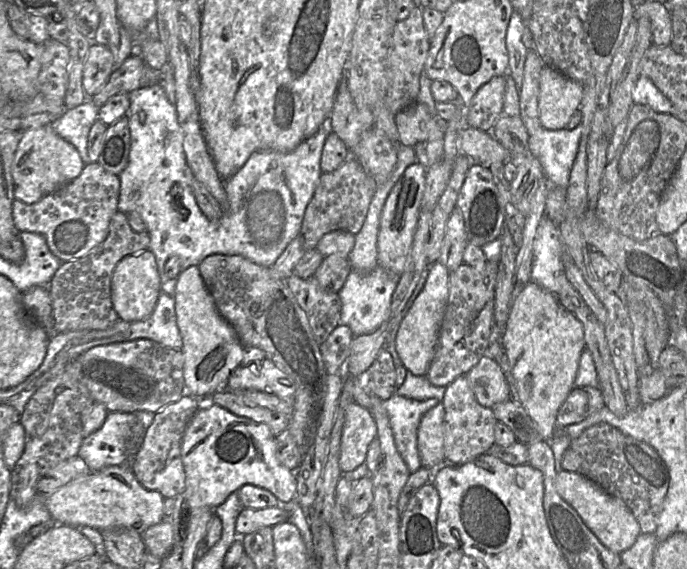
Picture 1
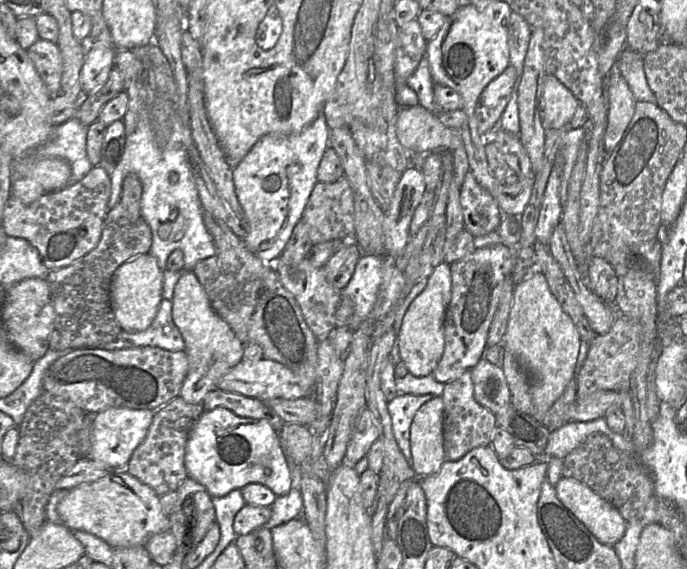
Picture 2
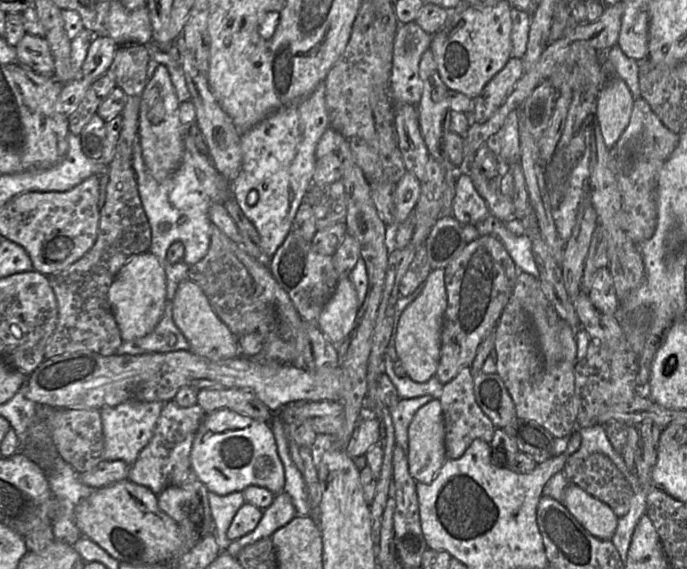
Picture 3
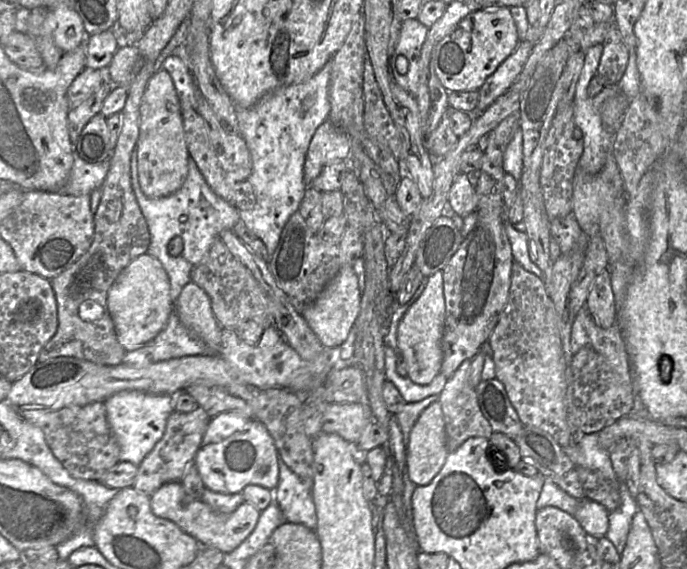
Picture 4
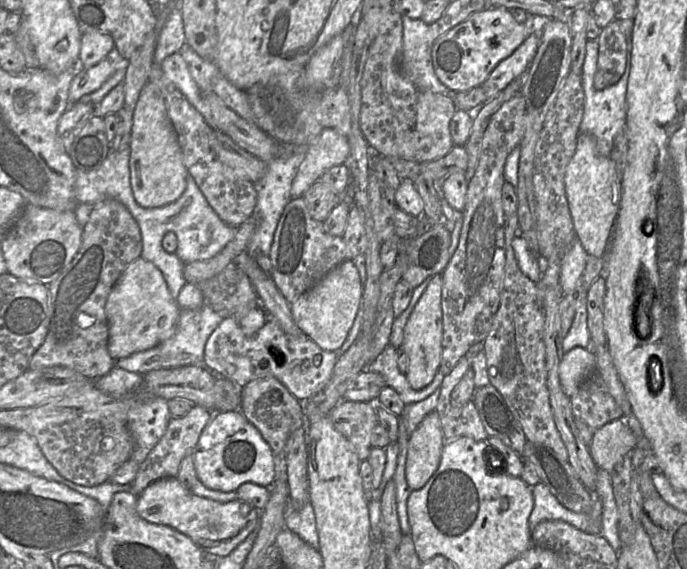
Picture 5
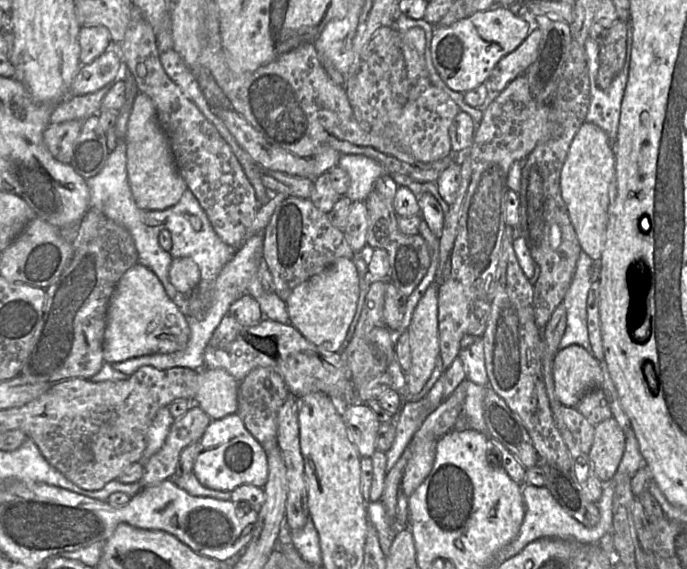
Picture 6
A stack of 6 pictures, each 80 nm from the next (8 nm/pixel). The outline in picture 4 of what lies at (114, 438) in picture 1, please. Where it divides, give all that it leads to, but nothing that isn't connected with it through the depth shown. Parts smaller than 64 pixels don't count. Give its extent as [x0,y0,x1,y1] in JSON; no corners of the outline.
[104,390,173,466]

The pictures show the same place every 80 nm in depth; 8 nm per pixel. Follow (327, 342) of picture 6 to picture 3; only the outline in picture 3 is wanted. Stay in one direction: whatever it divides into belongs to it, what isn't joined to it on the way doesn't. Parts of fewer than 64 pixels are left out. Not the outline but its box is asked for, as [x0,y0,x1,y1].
[317,277,359,344]

